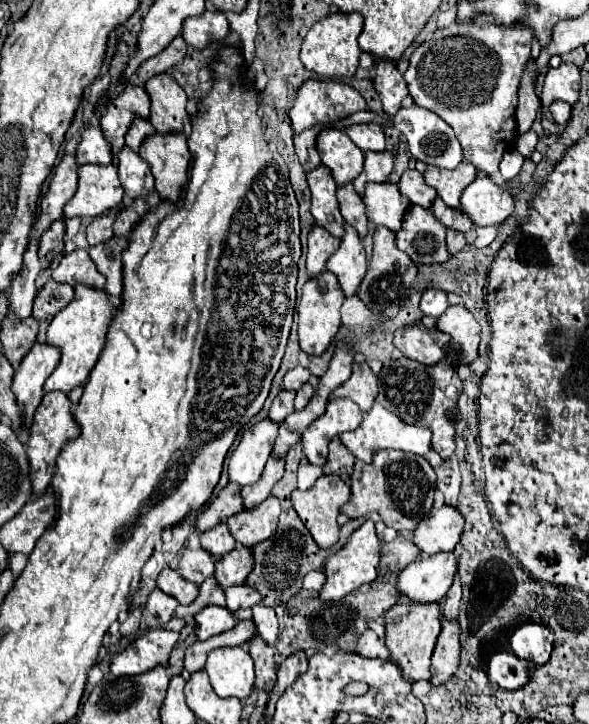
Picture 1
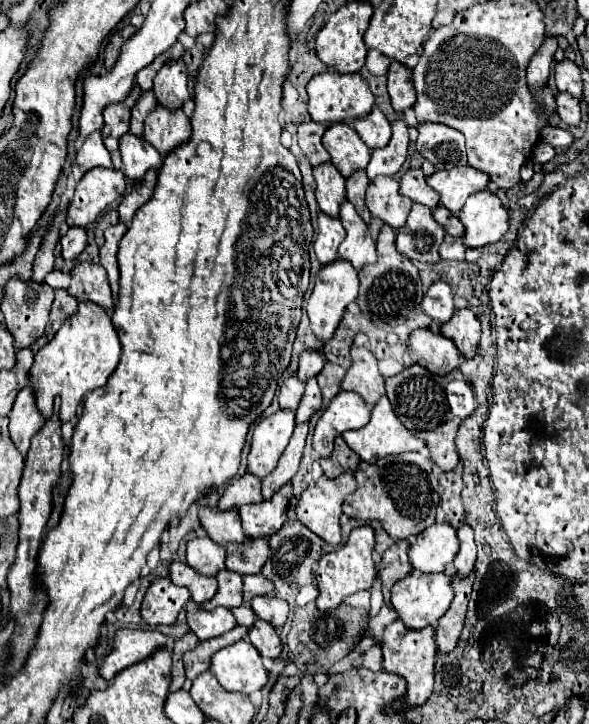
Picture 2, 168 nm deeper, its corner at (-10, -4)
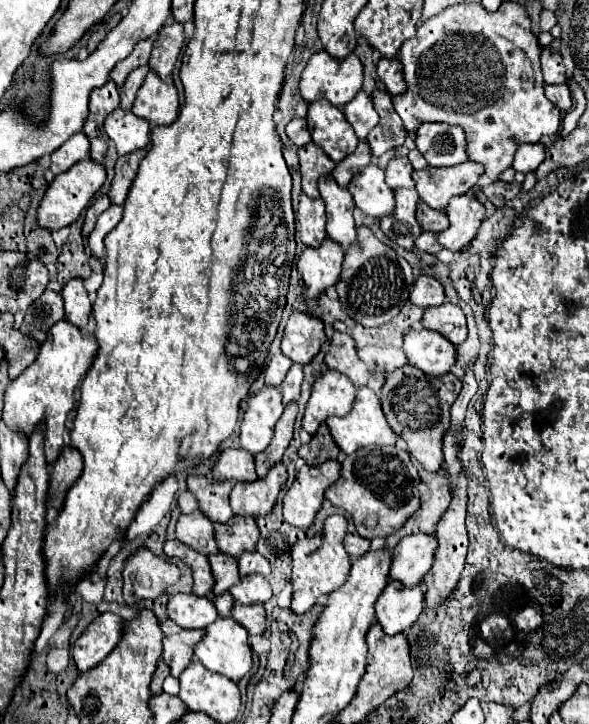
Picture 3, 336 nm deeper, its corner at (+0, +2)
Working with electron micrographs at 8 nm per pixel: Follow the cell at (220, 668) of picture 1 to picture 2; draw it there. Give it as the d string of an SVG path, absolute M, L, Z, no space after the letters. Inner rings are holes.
M247 641L223 647L211 657L211 673L227 691L253 693L265 687L267 669L263 667L259 651Z

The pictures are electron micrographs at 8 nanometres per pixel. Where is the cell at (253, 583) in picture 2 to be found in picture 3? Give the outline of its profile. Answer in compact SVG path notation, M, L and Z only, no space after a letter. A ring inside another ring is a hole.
M257 551L241 553L241 557L239 557L239 577L247 577L247 575L253 575L253 573L269 577L269 573L271 573L269 561L265 561L265 557L261 557Z

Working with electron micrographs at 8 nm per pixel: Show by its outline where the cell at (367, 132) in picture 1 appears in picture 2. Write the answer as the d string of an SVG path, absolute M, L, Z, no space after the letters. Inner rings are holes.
M373 107L373 111L369 115L355 119L353 127L361 135L365 145L371 149L385 147L391 139L391 125L389 125L387 117L377 107Z

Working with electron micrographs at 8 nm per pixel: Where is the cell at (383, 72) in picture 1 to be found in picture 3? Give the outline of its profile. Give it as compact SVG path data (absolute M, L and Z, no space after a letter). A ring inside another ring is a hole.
M383 57L377 63L377 75L385 83L387 93L391 93L393 97L405 93L407 85L405 85L405 79L403 79L403 69L401 69L401 61L399 59L395 59L395 57L393 59L385 59Z

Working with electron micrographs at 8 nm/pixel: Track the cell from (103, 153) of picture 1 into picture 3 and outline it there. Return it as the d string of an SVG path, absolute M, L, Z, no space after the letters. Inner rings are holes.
M81 131L81 133L75 133L65 145L61 145L61 149L53 151L51 155L51 171L53 175L59 175L59 173L65 173L67 169L71 169L75 163L83 161L83 159L89 159L89 139L87 135Z

